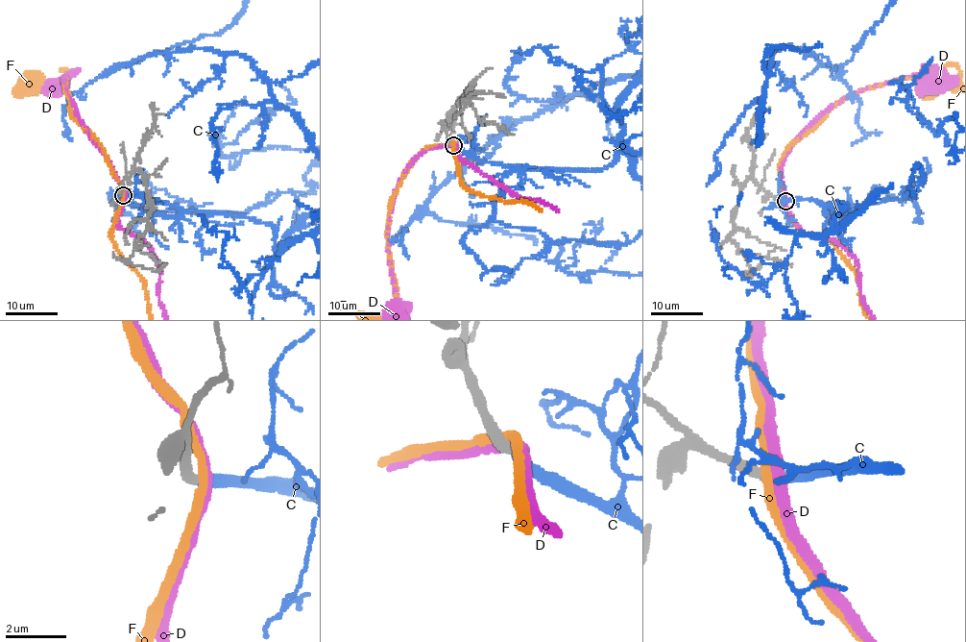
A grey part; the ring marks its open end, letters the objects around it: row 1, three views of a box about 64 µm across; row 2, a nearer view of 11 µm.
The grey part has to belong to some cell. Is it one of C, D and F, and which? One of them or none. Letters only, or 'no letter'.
C

